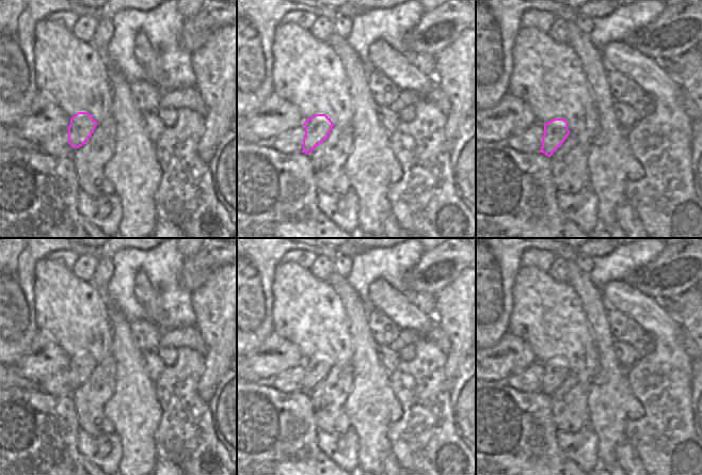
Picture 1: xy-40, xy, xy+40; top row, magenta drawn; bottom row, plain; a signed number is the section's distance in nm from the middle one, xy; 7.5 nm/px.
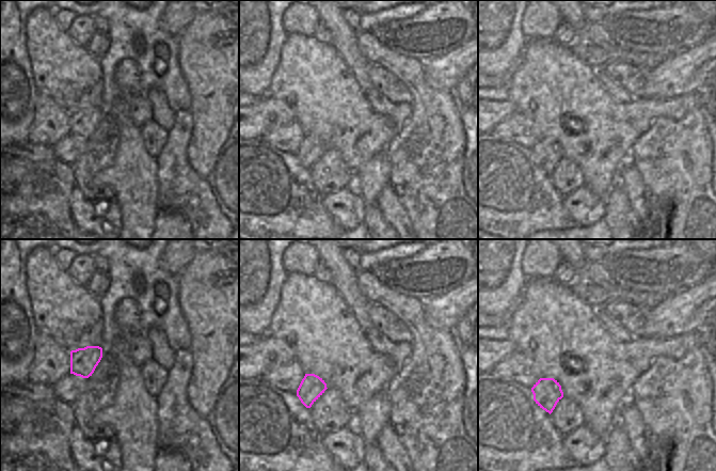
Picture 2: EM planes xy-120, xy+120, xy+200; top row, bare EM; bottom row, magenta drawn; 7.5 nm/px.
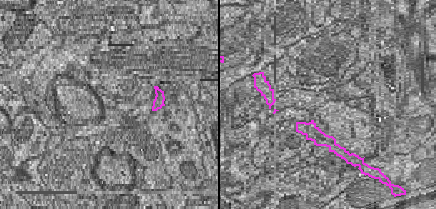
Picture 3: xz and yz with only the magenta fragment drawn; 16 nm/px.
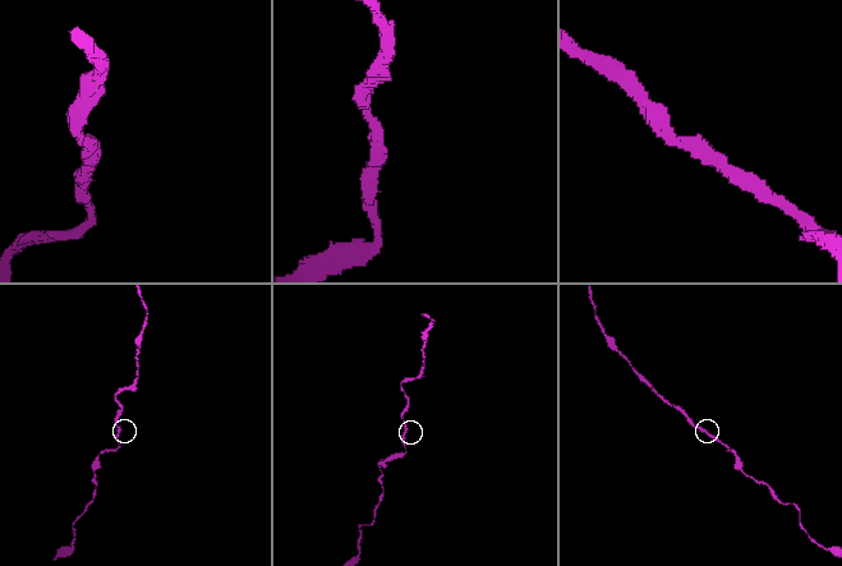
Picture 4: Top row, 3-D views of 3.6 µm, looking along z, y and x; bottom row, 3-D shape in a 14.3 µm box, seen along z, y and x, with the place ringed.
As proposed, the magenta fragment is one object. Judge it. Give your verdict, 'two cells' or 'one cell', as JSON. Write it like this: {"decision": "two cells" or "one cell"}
{"decision": "one cell"}

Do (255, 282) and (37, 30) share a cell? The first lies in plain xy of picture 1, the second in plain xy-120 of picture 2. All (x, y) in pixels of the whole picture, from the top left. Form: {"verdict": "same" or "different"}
{"verdict": "different"}

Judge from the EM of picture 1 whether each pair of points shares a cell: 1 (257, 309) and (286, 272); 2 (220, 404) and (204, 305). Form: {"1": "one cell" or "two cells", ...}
{"1": "two cells", "2": "two cells"}

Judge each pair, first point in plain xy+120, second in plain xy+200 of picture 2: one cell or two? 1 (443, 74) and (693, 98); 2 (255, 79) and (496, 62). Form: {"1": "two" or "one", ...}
{"1": "two", "2": "one"}

